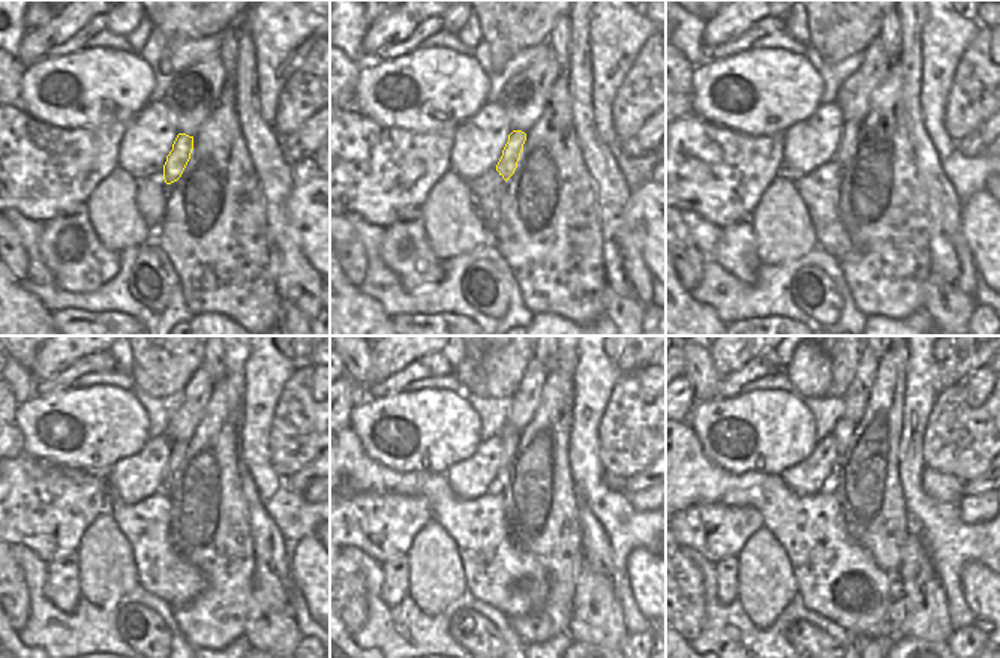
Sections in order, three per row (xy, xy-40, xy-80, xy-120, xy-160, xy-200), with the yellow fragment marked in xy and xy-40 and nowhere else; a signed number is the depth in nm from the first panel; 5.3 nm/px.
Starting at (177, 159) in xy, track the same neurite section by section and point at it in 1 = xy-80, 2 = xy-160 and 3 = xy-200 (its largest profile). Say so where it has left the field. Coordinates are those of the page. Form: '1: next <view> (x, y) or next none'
1: next xy-80 (850, 129)
2: next xy-160 (508, 435)
3: next xy-200 (843, 430)

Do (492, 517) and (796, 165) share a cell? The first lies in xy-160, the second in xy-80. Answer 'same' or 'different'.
different

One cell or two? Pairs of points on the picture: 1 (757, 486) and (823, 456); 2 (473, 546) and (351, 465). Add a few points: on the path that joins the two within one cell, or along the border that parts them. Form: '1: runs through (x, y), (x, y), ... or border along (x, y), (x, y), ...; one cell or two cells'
1: border along (780, 475), (798, 495), (811, 495); two cells
2: runs through (452, 513), (423, 484), (384, 480); one cell

